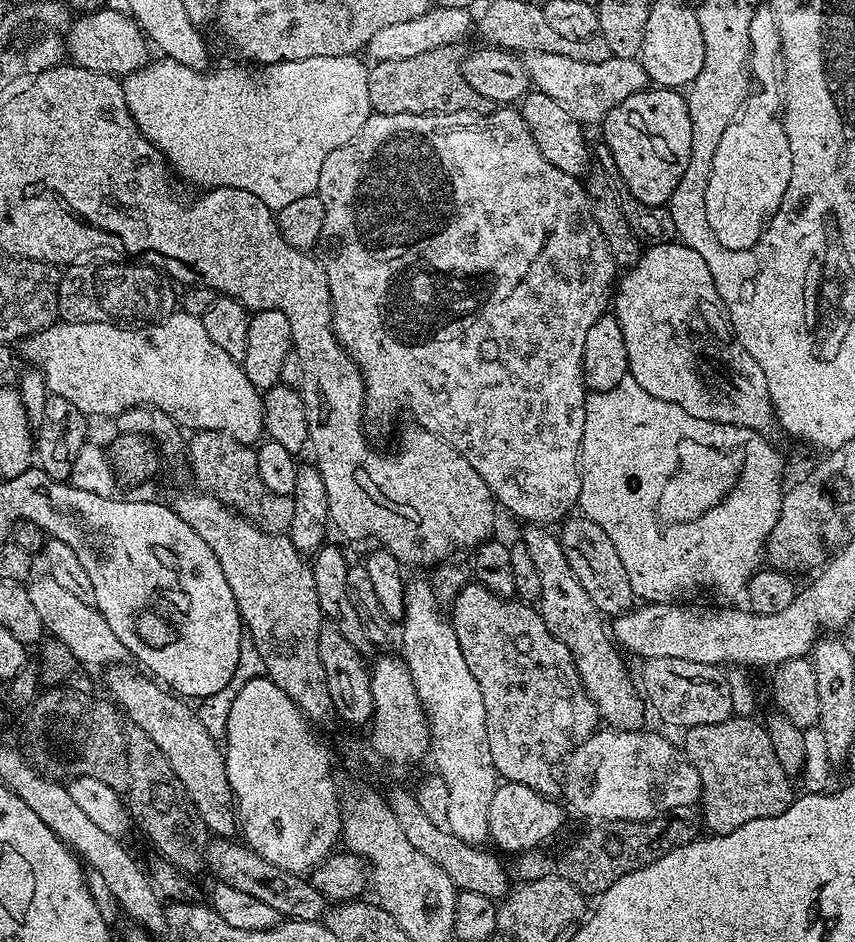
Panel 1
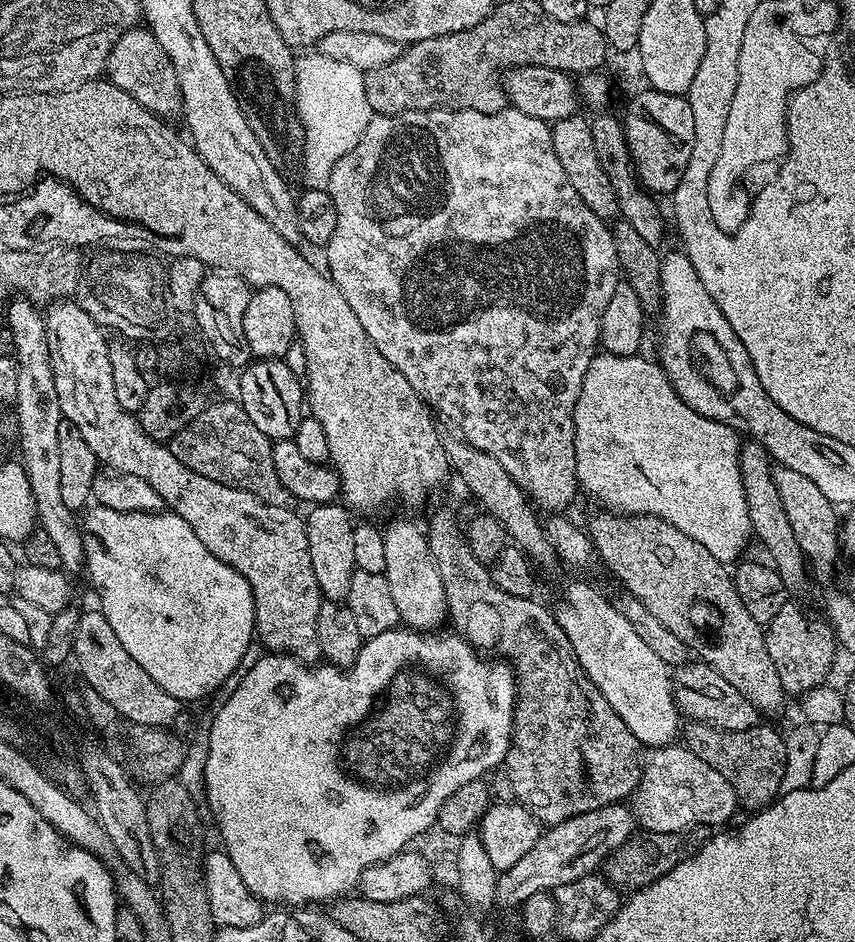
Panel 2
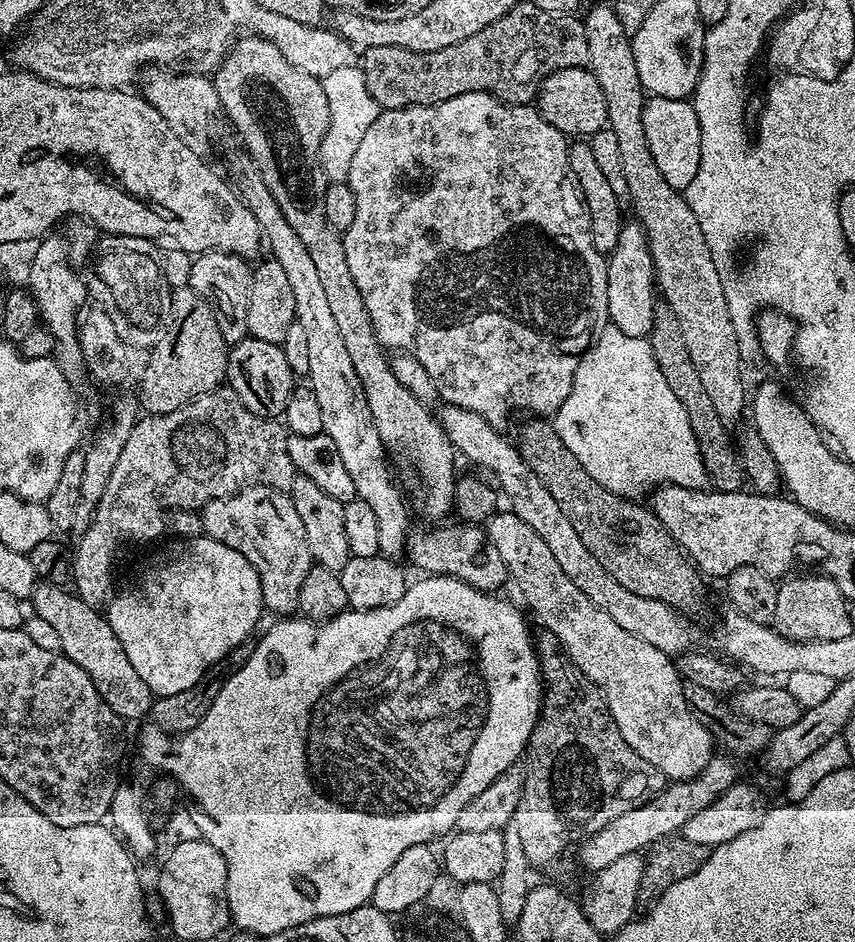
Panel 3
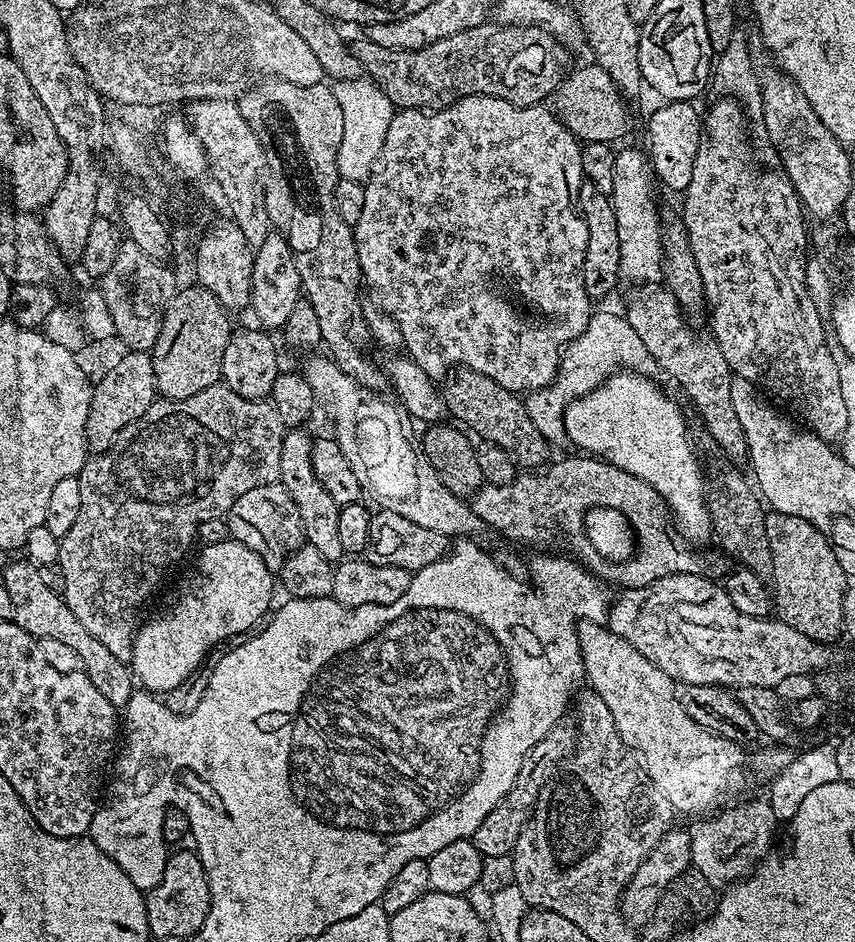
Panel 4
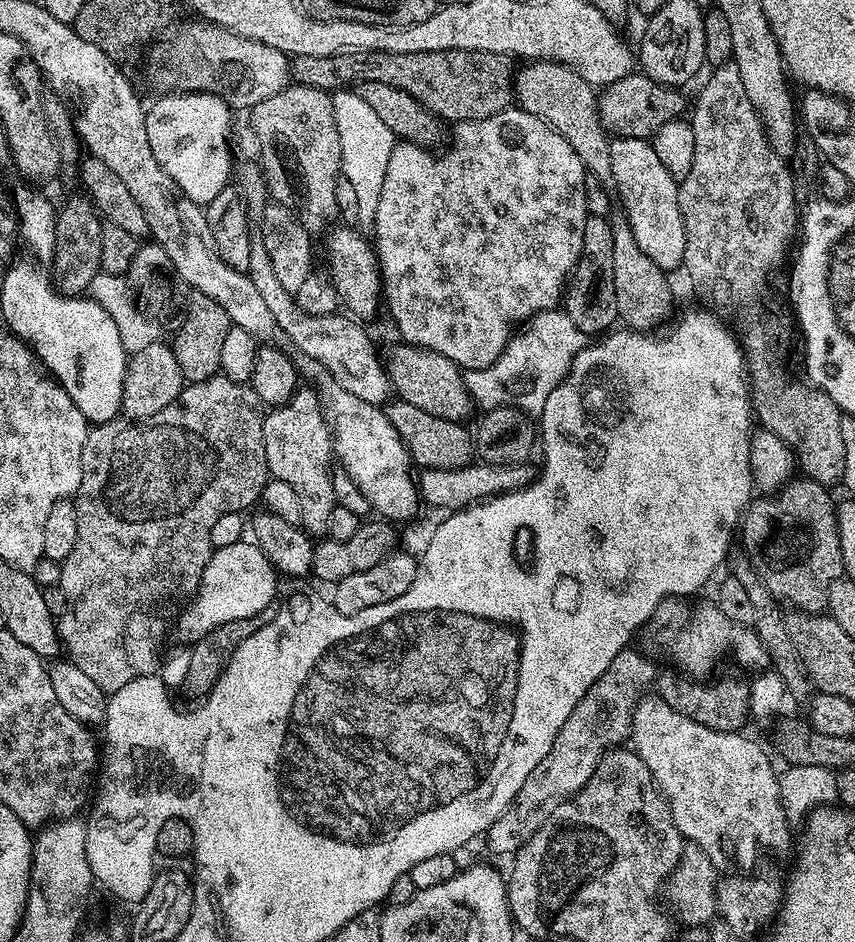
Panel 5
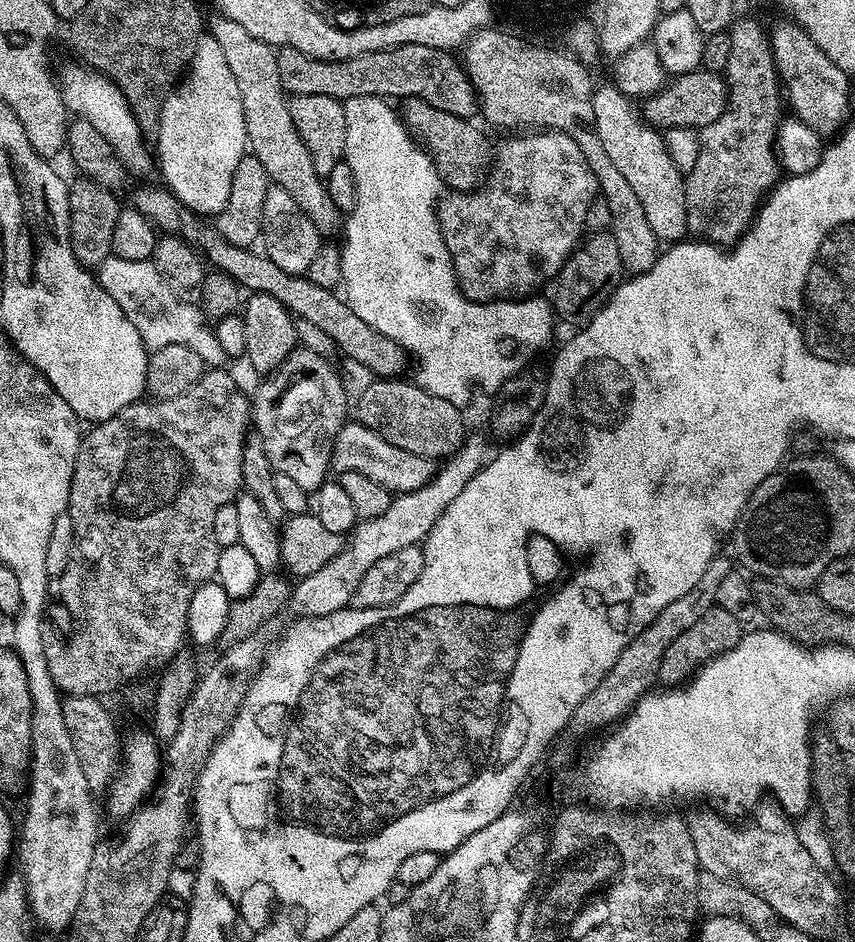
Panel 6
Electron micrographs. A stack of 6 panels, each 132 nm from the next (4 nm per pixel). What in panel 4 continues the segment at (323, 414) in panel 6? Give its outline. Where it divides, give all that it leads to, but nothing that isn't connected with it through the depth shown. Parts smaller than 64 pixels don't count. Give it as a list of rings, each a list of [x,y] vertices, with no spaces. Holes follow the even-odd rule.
[[[303,427],[285,431],[282,442],[282,466],[280,467],[280,479],[278,483],[287,490],[290,498],[294,498],[294,506],[298,506],[298,514],[302,518],[302,530],[304,539],[322,558],[339,562],[345,559],[346,553],[342,550],[342,541],[338,534],[338,514],[340,505],[330,498],[330,493],[318,482],[314,475],[314,465],[310,463],[310,446],[313,437],[304,433]]]

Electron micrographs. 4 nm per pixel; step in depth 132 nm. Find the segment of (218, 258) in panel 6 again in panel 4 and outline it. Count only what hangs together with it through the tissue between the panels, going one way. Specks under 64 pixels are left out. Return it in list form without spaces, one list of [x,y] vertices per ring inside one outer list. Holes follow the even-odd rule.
[[[460,368],[453,371],[447,377],[446,385],[442,388],[444,397],[444,406],[447,415],[451,417],[457,425],[463,426],[469,433],[475,434],[481,441],[489,444],[496,444],[502,450],[506,450],[508,455],[516,461],[517,465],[523,466],[525,469],[531,470],[539,468],[545,463],[544,448],[546,449],[545,441],[538,434],[538,430],[534,426],[534,422],[526,414],[524,409],[524,400],[517,393],[504,388],[498,382],[494,382],[492,376],[487,376],[481,372],[475,372],[469,368]]]

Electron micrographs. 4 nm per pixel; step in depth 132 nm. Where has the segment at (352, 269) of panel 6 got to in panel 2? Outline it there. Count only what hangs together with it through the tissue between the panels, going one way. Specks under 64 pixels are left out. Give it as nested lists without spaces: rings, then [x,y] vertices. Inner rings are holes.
[[[308,50],[296,56],[296,113],[304,124],[304,172],[308,188],[327,188],[330,173],[338,166],[338,158],[346,158],[362,130],[372,121],[373,111],[366,102],[364,73],[350,62],[337,62],[326,58],[318,50]],[[609,352],[593,356],[590,362],[590,370],[586,370],[586,378],[582,382],[582,394],[578,394],[578,402],[574,410],[574,446],[576,447],[576,478],[581,489],[584,488],[605,509],[621,514],[639,514],[641,516],[657,516],[682,530],[682,534],[690,534],[694,542],[702,542],[710,554],[714,554],[716,560],[721,560],[725,566],[741,559],[740,551],[744,543],[750,540],[752,523],[748,517],[746,506],[746,494],[742,490],[742,474],[738,470],[738,458],[740,457],[741,437],[737,429],[728,424],[714,422],[702,414],[698,414],[672,388],[672,383],[664,373],[663,368],[655,359],[647,360],[644,354],[635,356],[615,356]]]

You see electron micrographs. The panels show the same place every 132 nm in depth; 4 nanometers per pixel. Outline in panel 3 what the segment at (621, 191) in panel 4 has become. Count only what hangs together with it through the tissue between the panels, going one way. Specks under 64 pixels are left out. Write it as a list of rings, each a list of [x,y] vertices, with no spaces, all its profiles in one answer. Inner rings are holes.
[[[626,222],[618,234],[618,246],[607,257],[606,302],[611,327],[630,334],[630,338],[646,338],[652,333],[654,306],[658,303],[656,271],[648,249],[644,226],[639,222]]]

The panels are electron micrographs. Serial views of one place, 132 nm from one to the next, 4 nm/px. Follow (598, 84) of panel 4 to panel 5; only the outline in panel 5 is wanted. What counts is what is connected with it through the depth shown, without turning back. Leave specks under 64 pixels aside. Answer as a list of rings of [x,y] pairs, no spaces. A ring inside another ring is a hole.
[[[633,74],[607,85],[598,96],[605,128],[616,134],[651,138],[666,122],[681,119],[686,112],[683,94],[676,88],[663,88],[656,80],[648,74]]]

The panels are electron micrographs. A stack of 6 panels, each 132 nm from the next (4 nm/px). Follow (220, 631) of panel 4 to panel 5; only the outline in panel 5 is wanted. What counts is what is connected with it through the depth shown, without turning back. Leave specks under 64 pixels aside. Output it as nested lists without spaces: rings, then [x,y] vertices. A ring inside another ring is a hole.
[[[242,539],[234,542],[234,546],[215,549],[210,562],[206,562],[200,588],[181,611],[174,632],[187,642],[195,642],[222,622],[256,616],[277,599],[276,576],[278,577],[277,569],[269,562],[268,555],[254,542]]]

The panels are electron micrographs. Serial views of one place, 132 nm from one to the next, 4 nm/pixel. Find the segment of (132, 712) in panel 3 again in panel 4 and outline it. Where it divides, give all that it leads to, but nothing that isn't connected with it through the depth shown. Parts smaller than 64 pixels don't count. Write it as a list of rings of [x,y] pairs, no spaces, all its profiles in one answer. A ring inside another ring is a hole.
[[[27,559],[16,560],[5,568],[2,583],[6,586],[10,602],[14,606],[11,623],[26,630],[26,634],[39,641],[54,638],[63,645],[70,646],[82,658],[82,671],[89,676],[106,701],[112,703],[117,710],[127,708],[134,691],[134,673],[131,667],[125,661],[114,658],[114,654],[110,654],[110,650],[106,650],[106,646],[102,646],[102,642],[98,642],[98,638],[94,638],[90,630],[86,630],[82,622],[74,618],[74,613],[70,611],[70,606],[66,606],[63,595],[52,592],[50,586],[42,582],[40,568]]]

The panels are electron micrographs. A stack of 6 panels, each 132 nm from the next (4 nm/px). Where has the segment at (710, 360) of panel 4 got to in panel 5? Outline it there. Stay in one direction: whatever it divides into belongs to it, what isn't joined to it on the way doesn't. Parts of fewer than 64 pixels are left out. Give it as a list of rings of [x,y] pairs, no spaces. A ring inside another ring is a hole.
[[[623,214],[611,217],[610,223],[614,234],[614,294],[616,295],[616,311],[621,321],[625,320],[632,330],[652,330],[659,320],[669,319],[668,311],[672,308],[672,292],[668,289],[665,269],[650,258],[642,246],[638,246],[634,238],[634,230],[630,230],[628,218]]]

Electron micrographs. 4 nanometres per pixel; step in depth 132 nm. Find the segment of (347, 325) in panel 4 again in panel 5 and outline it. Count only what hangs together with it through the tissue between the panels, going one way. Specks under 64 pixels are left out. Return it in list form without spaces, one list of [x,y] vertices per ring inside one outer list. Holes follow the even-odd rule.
[[[292,82],[278,94],[254,105],[250,116],[252,132],[260,143],[259,163],[262,165],[262,175],[268,181],[271,199],[295,209],[309,233],[316,234],[324,220],[332,220],[338,216],[334,186],[338,186],[338,178],[342,175],[342,142],[338,142],[338,122],[334,122],[331,95],[323,88],[311,88]]]

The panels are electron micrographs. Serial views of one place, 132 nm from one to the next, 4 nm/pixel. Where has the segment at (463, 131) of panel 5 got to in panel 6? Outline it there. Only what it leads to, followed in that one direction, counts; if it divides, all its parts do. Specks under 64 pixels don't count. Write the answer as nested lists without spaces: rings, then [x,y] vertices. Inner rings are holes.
[[[532,130],[532,131],[529,131],[529,133],[530,133],[529,136],[516,136],[520,134],[509,135],[509,136],[512,136],[509,138],[509,140],[504,140],[501,142],[501,144],[498,144],[498,147],[495,149],[495,152],[494,152],[494,163],[486,177],[486,183],[483,186],[471,192],[449,191],[447,195],[445,195],[443,199],[439,201],[438,215],[440,218],[440,233],[444,235],[444,241],[446,242],[446,246],[448,247],[448,249],[450,250],[450,254],[452,255],[452,264],[456,268],[456,278],[460,285],[460,290],[470,300],[494,300],[497,298],[507,297],[509,294],[535,293],[537,291],[536,287],[538,287],[540,284],[540,272],[544,276],[549,275],[548,277],[551,277],[553,274],[559,272],[565,260],[567,260],[568,257],[572,255],[574,249],[577,247],[577,245],[581,243],[582,235],[580,236],[580,231],[583,233],[588,223],[588,211],[590,210],[590,202],[598,194],[598,189],[596,186],[596,178],[594,174],[592,173],[592,171],[590,170],[590,166],[586,162],[586,158],[582,154],[582,150],[578,146],[578,142],[574,142],[574,138],[570,138],[569,136],[566,135],[565,132],[557,132],[555,130]]]

